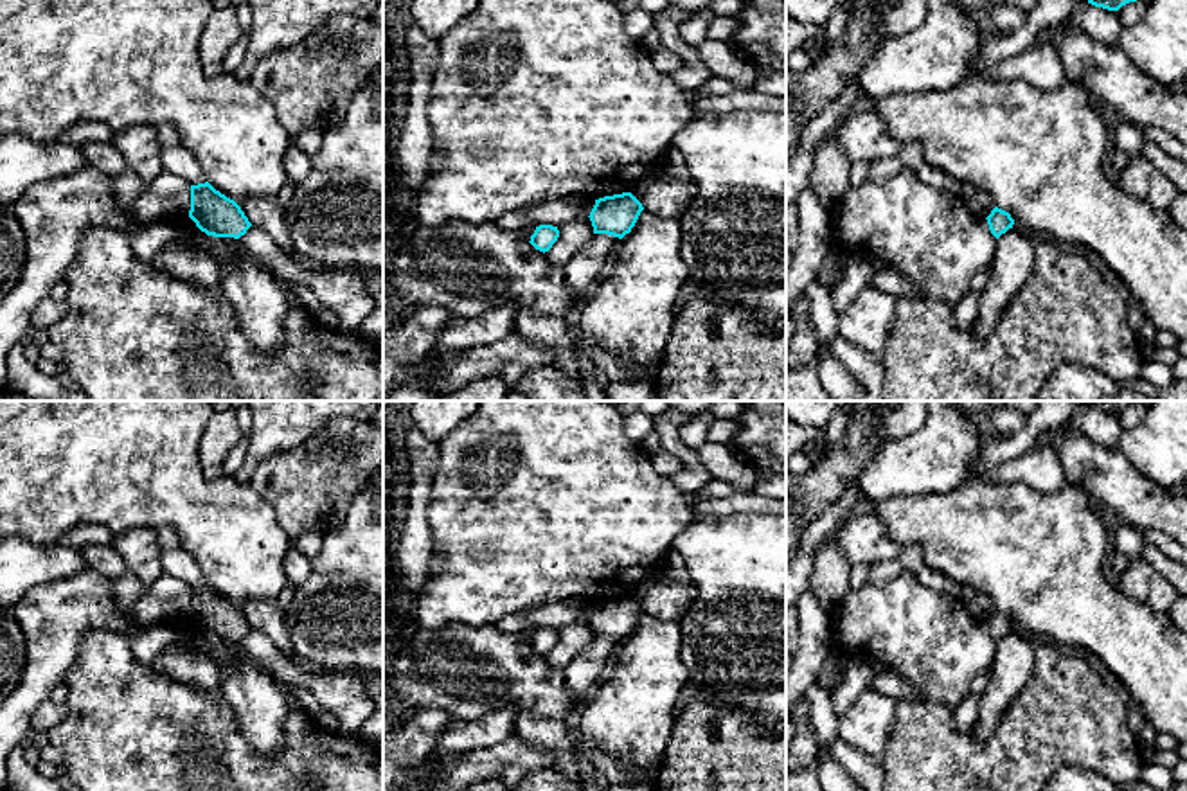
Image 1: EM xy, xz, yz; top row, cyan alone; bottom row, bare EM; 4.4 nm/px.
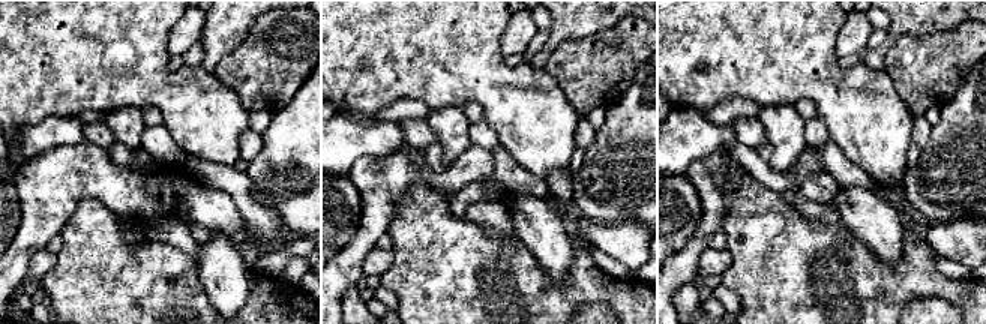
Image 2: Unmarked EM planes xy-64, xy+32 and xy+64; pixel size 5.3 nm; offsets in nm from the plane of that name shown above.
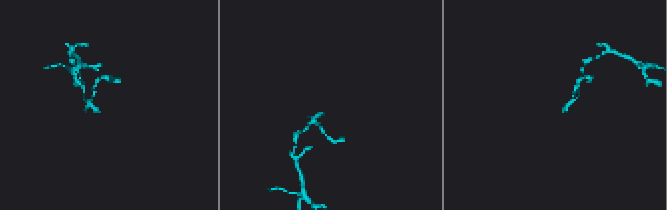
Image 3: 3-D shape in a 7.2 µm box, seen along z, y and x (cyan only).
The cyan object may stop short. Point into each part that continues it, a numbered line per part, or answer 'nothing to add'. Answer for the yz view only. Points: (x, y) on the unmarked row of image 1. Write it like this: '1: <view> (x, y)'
nothing to add

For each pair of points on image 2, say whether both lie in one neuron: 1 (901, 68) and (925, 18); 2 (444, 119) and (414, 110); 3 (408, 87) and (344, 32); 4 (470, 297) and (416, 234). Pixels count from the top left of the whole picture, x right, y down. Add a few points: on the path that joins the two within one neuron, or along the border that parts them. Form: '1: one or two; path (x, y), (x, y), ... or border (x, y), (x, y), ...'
1: two; border (950, 27), (919, 36), (901, 35), (889, 47)
2: two; border (431, 110), (423, 119)
3: one; path (393, 71), (360, 39)
4: one; path (456, 282), (431, 249)

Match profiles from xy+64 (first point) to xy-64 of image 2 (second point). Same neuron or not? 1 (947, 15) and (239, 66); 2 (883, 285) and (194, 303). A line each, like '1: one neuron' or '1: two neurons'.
1: two neurons
2: one neuron

